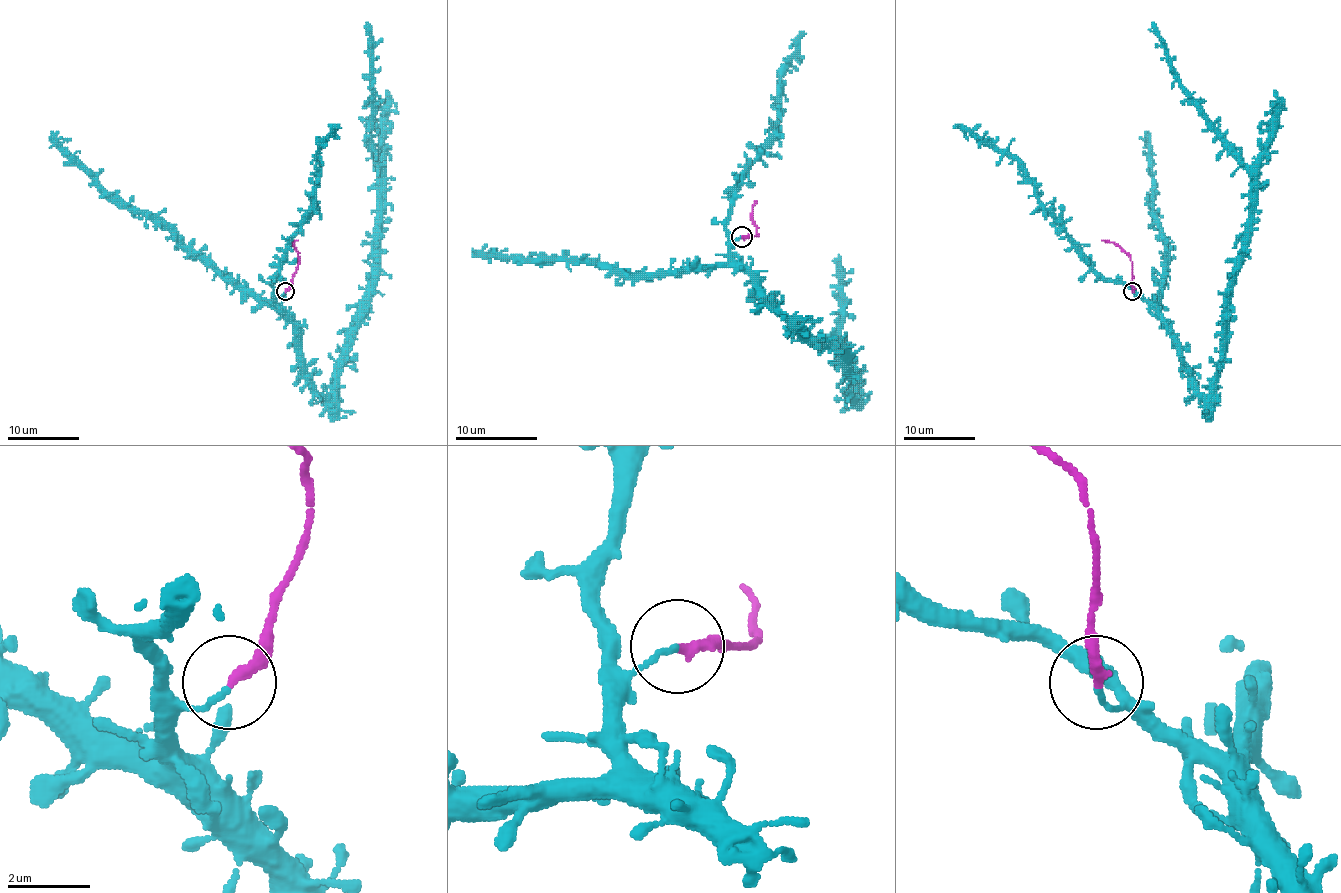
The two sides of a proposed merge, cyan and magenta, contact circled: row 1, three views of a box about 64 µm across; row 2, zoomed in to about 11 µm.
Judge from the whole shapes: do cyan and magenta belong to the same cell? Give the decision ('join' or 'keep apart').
keep apart

